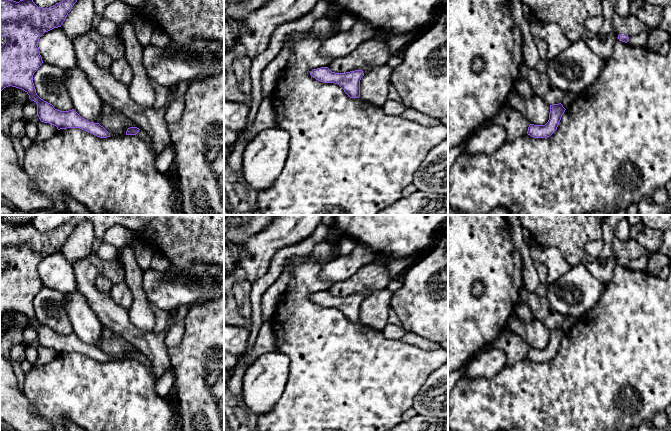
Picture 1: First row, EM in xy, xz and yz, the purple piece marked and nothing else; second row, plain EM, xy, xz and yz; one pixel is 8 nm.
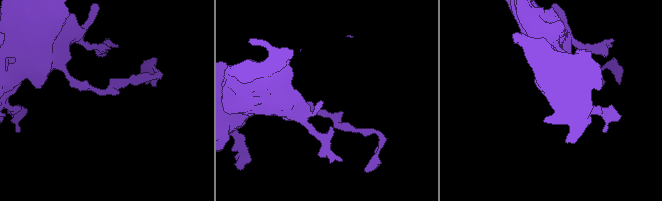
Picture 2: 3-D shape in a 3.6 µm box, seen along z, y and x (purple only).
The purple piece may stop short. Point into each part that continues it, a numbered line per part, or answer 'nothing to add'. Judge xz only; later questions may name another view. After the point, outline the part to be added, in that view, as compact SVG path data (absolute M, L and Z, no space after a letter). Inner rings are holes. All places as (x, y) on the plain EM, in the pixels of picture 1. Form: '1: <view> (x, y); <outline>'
nothing to add

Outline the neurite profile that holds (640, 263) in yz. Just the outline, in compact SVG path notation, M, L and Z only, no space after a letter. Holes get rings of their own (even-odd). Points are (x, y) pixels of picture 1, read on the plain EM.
M647 253L646 255L642 257L630 260L627 267L632 270L640 270L643 272L647 272L649 257L650 257L650 254Z

